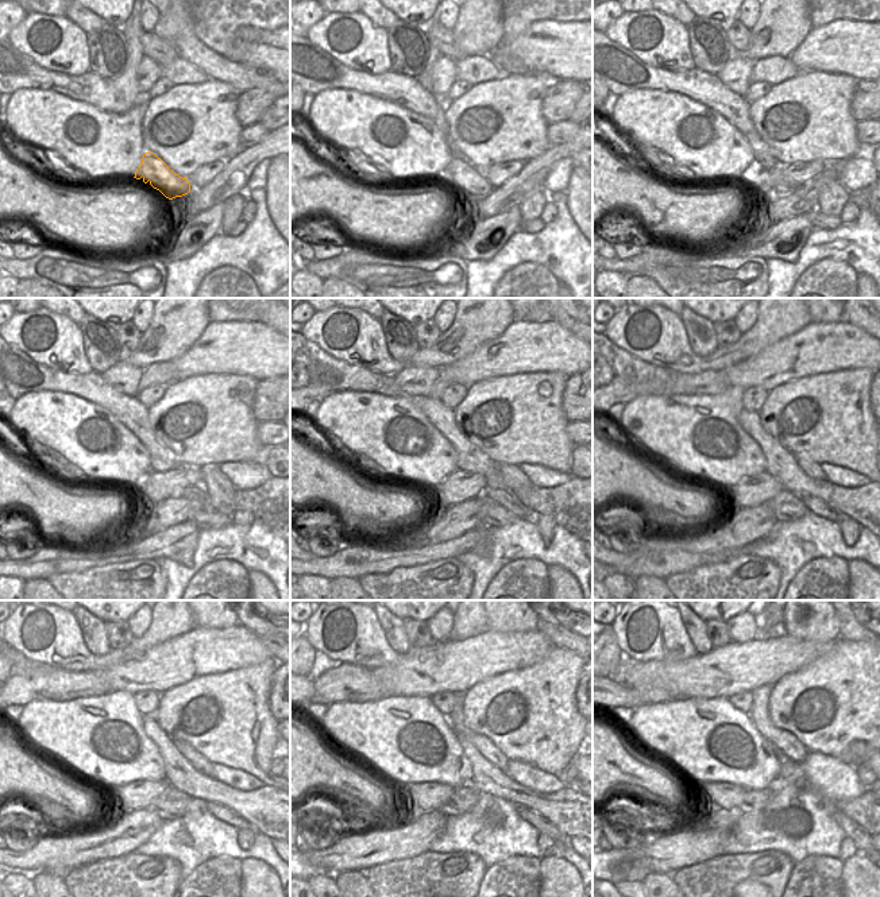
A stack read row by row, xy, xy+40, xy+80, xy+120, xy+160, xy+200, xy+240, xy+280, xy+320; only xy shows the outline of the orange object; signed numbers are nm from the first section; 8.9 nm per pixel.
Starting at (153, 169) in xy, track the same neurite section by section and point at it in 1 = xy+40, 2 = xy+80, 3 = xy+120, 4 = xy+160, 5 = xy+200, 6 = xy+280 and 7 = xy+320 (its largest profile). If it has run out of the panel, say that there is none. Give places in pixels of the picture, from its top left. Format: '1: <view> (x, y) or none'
1: xy+40 (463, 173)
2: xy+80 (778, 190)
3: xy+120 (196, 493)
4: xy+160 (504, 497)
5: xy+200 (814, 505)
6: xy+280 (544, 826)
7: xy+320 (863, 841)

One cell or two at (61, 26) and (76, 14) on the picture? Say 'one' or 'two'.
two

